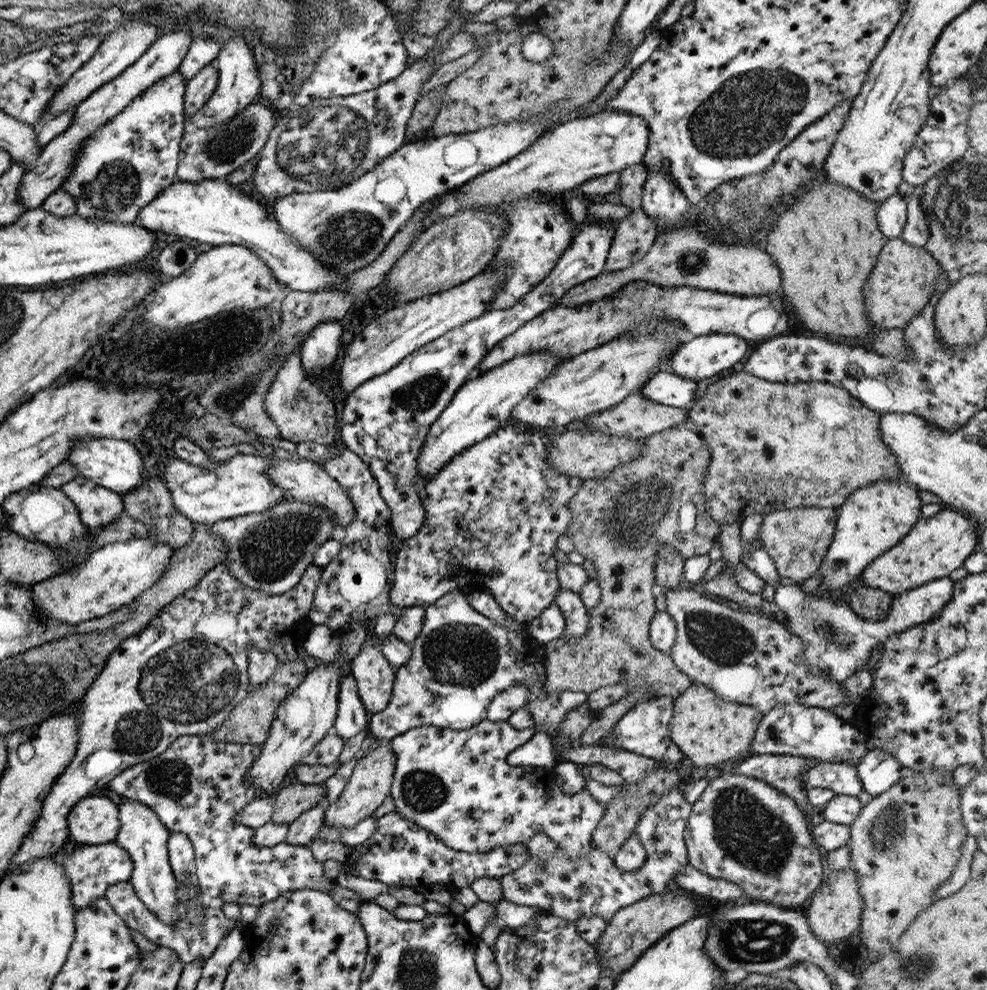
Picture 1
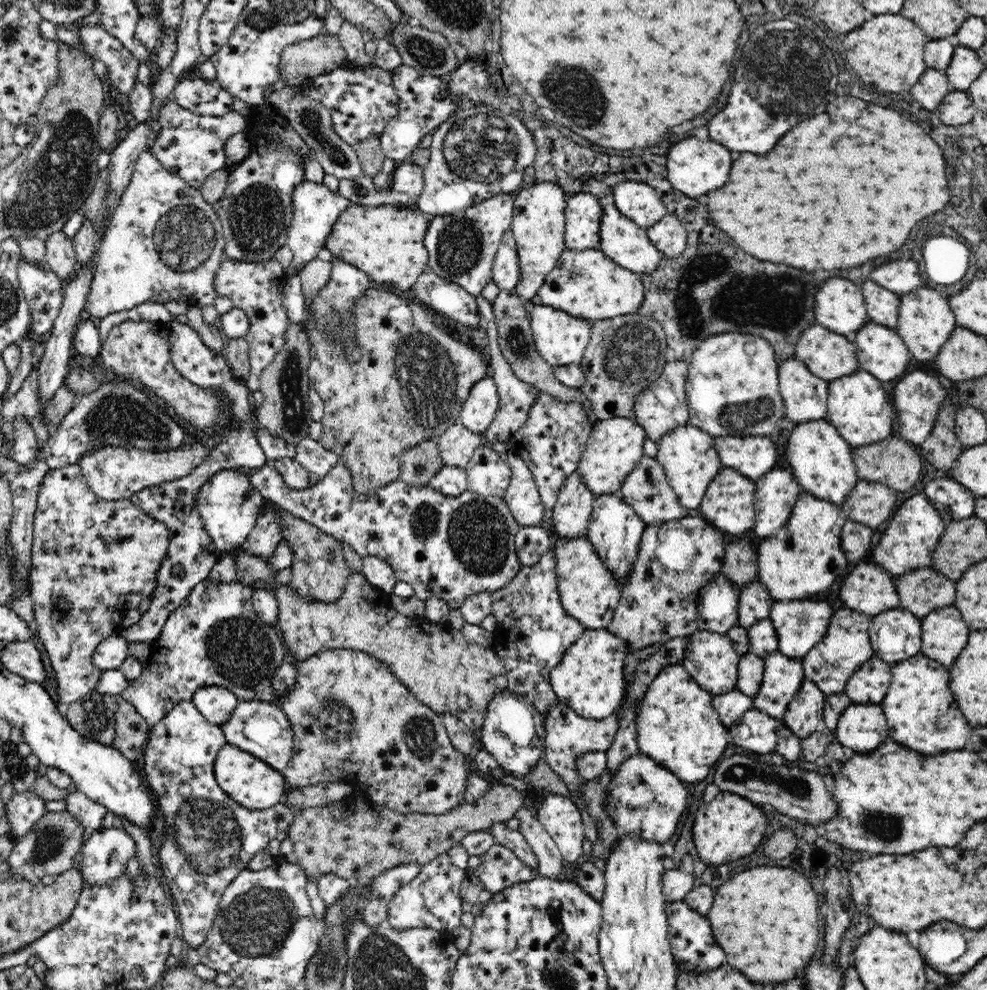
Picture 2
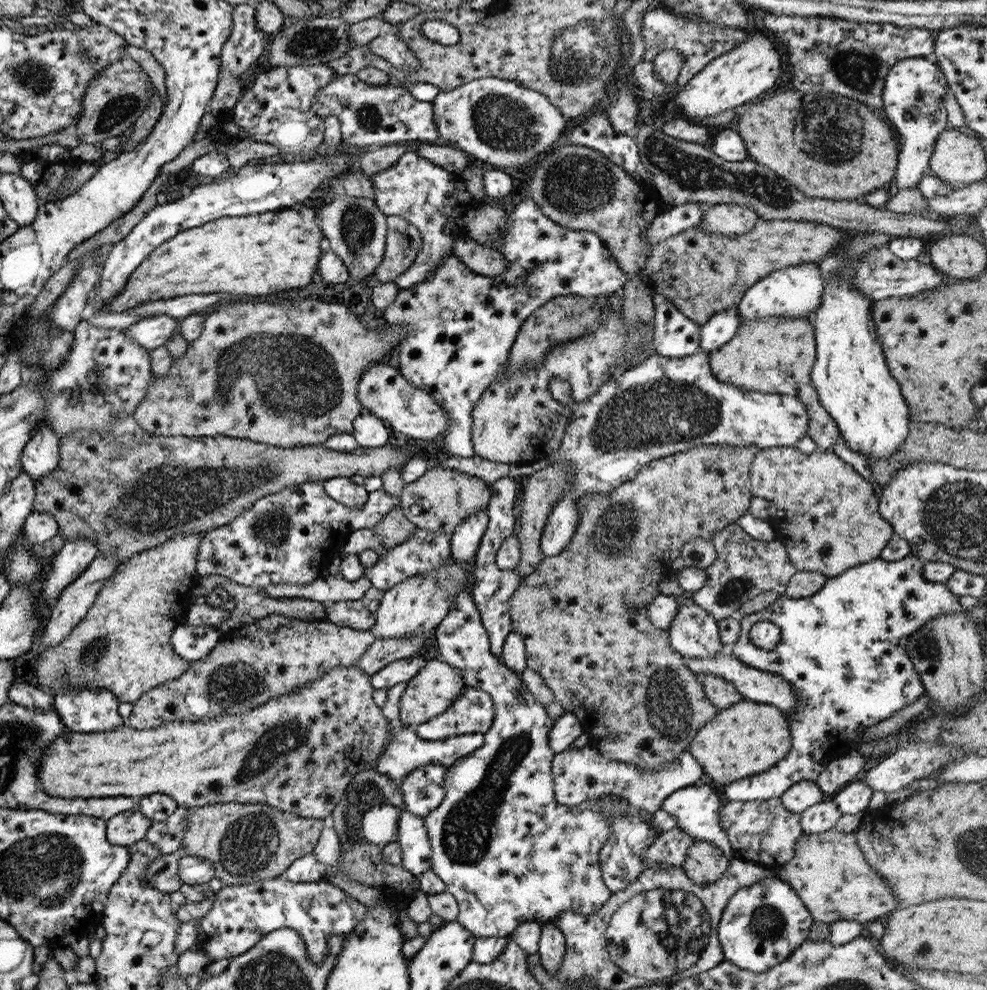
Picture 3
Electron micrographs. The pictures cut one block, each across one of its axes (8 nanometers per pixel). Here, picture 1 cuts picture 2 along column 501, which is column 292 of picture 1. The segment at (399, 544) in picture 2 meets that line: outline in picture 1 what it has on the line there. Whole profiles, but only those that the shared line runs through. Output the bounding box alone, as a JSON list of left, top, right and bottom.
[211,498,336,594]

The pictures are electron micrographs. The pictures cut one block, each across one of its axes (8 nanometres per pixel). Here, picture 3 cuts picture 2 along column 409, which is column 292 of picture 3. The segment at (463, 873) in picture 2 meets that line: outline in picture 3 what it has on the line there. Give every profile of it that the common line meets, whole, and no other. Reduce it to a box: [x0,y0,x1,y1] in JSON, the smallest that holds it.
[196,874,367,966]

